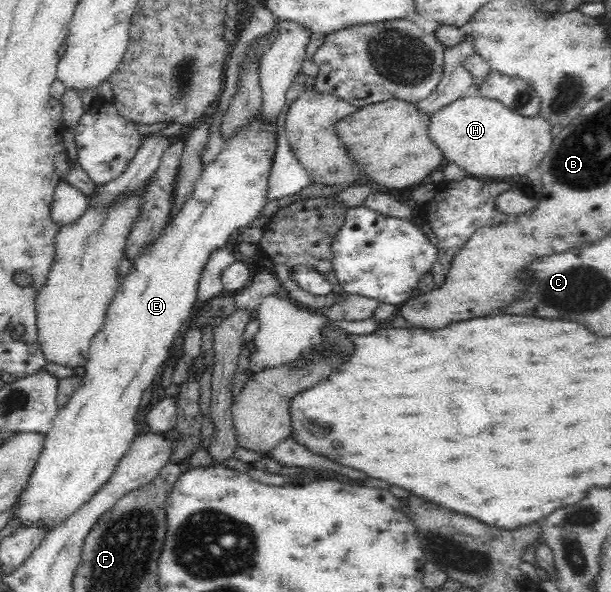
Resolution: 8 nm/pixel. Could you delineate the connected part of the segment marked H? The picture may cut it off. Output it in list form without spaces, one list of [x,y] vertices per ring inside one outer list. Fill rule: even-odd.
[[[479,95],[455,99],[452,103],[434,112],[429,119],[428,136],[433,144],[442,151],[446,161],[460,166],[468,176],[496,177],[496,179],[514,179],[524,176],[532,167],[543,161],[553,142],[551,125],[541,117],[526,117],[510,111],[501,101]]]

